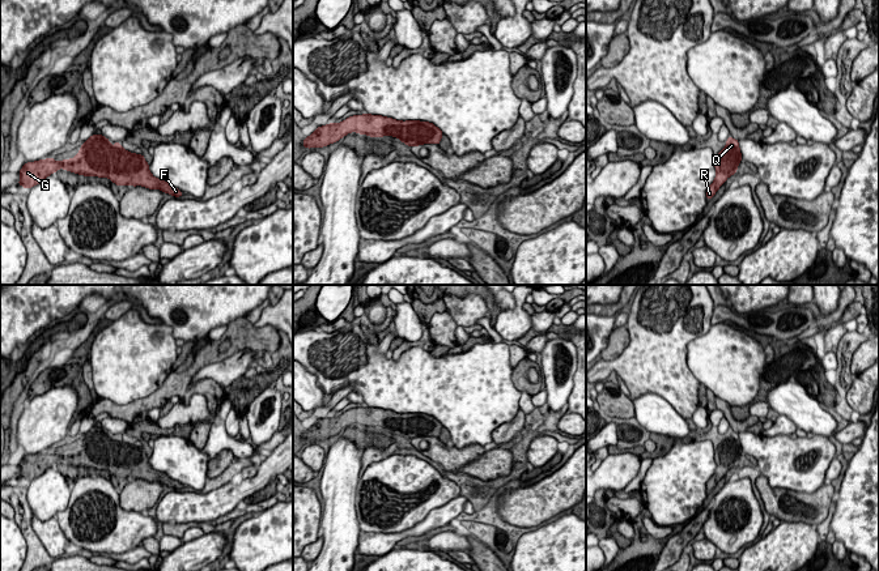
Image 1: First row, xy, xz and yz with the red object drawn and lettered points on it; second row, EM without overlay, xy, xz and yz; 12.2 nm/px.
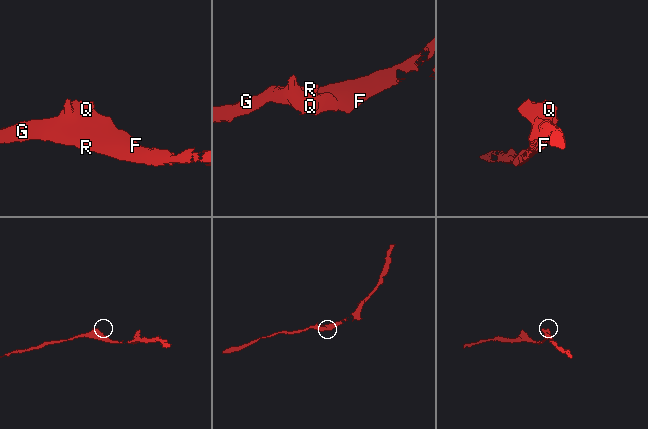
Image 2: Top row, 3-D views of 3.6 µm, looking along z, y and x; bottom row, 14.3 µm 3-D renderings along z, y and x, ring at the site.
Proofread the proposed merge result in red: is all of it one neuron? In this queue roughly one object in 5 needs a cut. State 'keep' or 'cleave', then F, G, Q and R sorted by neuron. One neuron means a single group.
keep; groups F G Q R

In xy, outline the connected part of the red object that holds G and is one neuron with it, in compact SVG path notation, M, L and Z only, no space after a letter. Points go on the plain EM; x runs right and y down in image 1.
M101 426L92 427L81 439L76 449L56 455L52 449L35 455L26 455L20 465L17 477L29 482L59 461L84 468L109 470L118 480L131 477L143 478L149 482L161 482L174 490L183 489L183 485L171 480L167 474L157 472L149 464L149 457L143 447L124 443L115 434L112 440L110 432Z

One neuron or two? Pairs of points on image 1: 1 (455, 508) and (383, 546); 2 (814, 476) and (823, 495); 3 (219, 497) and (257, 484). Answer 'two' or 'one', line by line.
1: one
2: two
3: one

